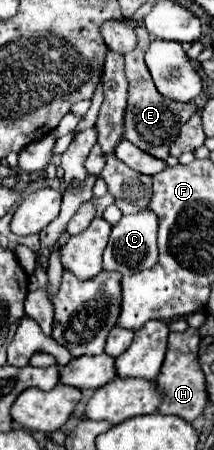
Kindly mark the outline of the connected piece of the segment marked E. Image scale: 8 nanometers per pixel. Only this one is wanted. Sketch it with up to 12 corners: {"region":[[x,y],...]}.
{"region":[[137,28],[125,56],[125,138],[165,160],[195,102],[163,98],[145,66],[151,36]]}

